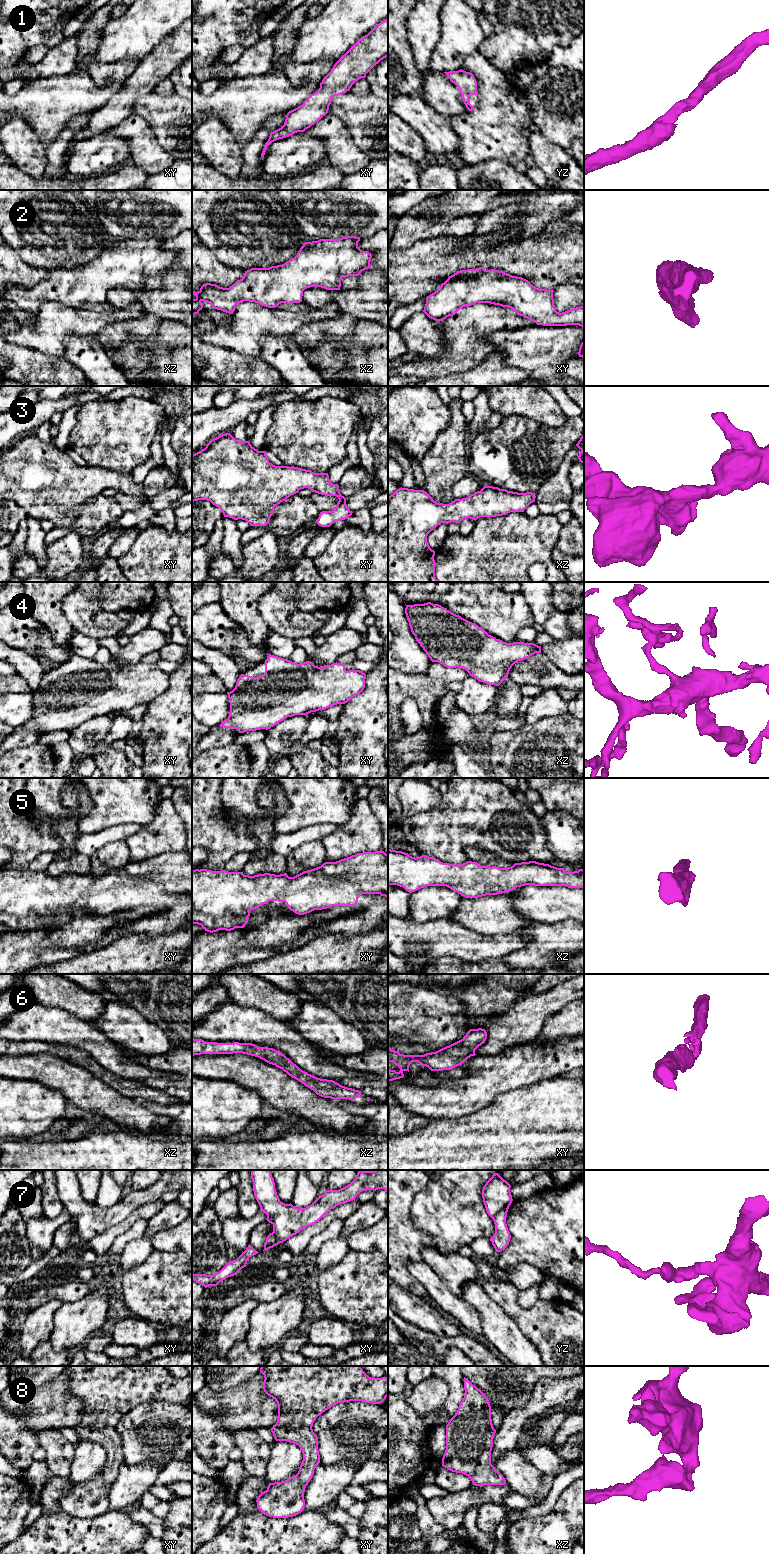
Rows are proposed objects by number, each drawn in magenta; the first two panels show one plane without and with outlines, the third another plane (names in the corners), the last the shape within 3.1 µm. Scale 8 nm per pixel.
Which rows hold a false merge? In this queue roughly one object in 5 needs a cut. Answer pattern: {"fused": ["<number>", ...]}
{"fused": ["7"]}

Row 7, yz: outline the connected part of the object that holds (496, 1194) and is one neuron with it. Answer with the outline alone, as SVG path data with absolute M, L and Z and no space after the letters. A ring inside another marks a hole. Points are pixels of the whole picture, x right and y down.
M498 1173L486 1182L482 1189L482 1198L488 1215L494 1219L500 1210L510 1207L513 1199L511 1185Z

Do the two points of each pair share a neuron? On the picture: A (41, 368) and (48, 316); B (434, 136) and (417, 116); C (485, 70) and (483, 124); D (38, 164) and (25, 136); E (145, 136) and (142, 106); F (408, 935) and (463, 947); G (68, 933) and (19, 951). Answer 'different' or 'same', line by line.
A: different
B: same
C: same
D: same
E: different
F: same
G: different

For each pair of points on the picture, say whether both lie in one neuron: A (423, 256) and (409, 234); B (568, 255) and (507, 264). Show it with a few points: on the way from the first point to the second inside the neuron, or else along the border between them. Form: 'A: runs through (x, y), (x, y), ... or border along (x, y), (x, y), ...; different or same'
A: border along (438, 236), (418, 240), (409, 247), (398, 249); different
B: runs through (553, 257), (522, 258); same

